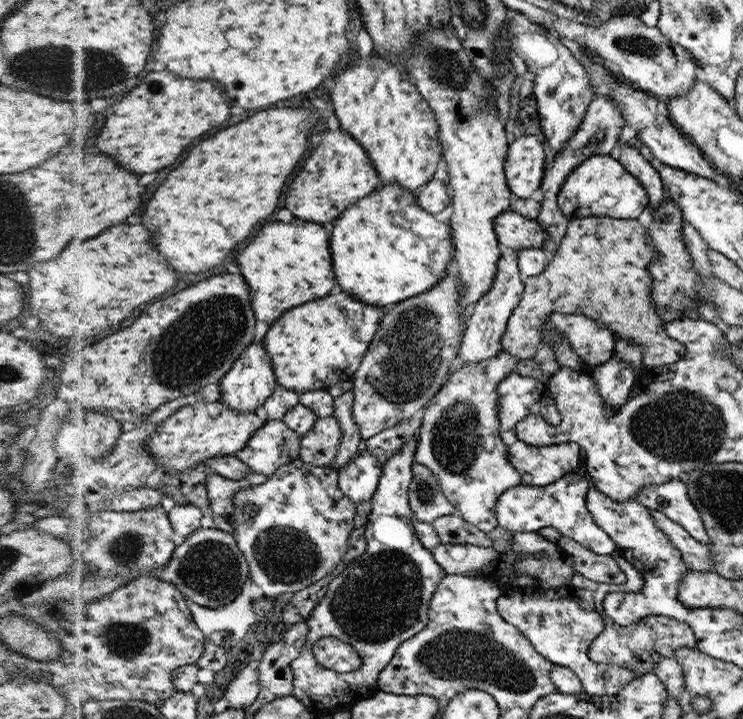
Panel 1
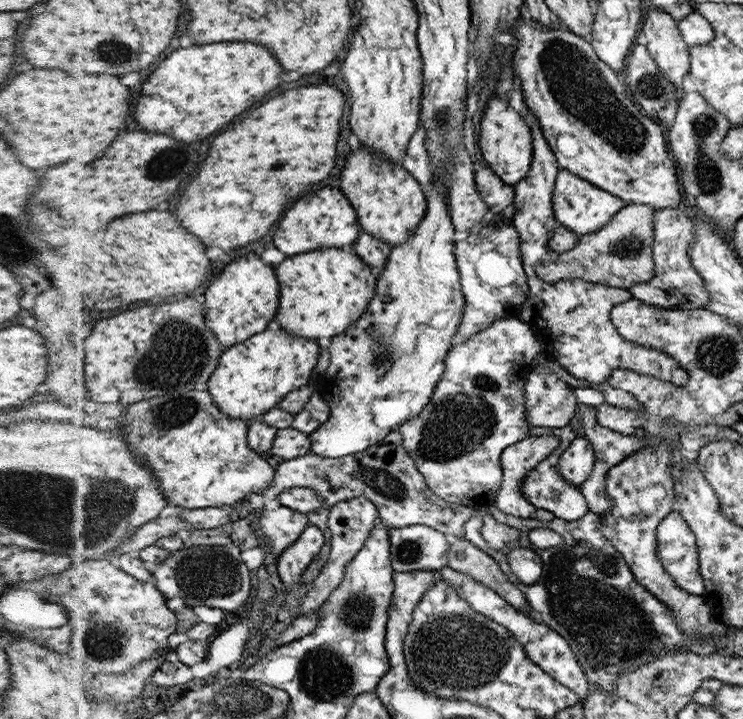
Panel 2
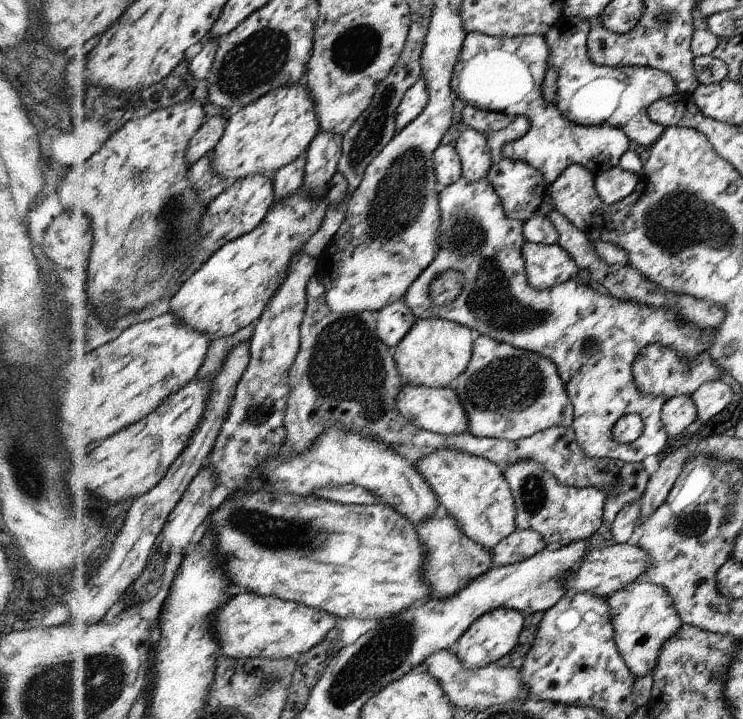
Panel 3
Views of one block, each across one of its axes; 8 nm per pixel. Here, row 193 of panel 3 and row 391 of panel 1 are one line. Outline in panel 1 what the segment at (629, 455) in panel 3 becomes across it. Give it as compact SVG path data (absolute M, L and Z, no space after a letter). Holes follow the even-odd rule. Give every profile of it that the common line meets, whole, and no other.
M500 352L494 358L488 358L478 364L463 364L456 367L453 378L446 386L442 386L438 398L426 406L422 418L422 426L418 431L418 449L414 460L430 467L436 476L441 490L449 499L463 519L489 533L498 526L496 506L498 497L509 488L521 484L521 474L514 468L506 452L506 444L502 442L501 431L498 430L498 383L515 371L518 358L509 352Z

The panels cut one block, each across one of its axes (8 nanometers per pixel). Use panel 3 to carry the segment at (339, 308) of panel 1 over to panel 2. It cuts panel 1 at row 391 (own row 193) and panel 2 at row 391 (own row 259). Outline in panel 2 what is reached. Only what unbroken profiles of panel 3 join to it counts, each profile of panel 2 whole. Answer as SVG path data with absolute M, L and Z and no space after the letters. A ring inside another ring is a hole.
M284 328L265 330L249 341L225 351L217 373L209 382L208 390L212 391L222 412L230 416L246 420L263 416L280 406L290 393L312 383L312 374L320 364L322 344L325 343L293 335Z

